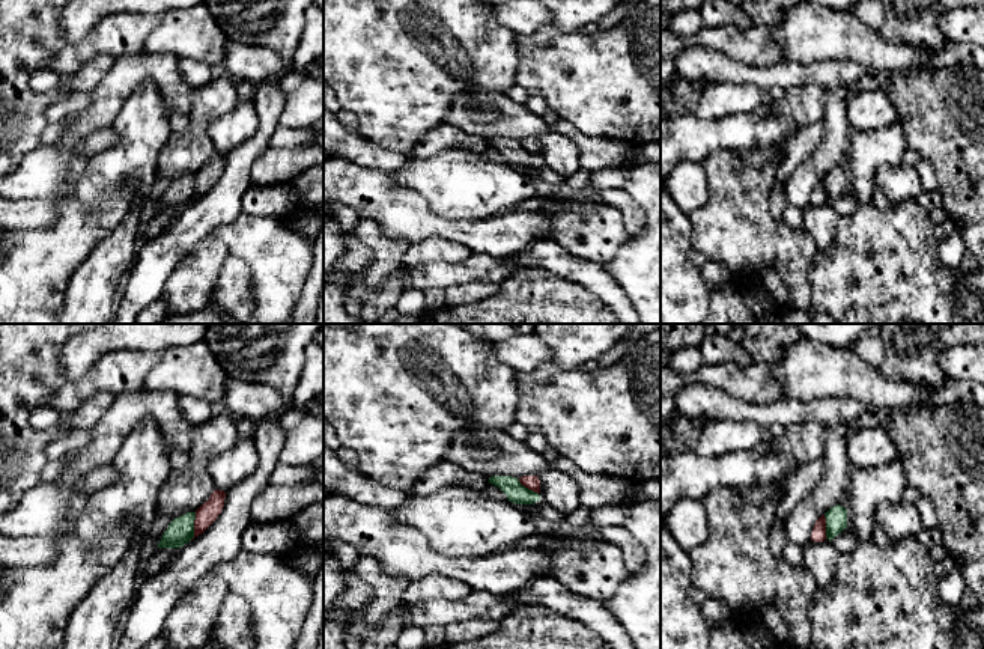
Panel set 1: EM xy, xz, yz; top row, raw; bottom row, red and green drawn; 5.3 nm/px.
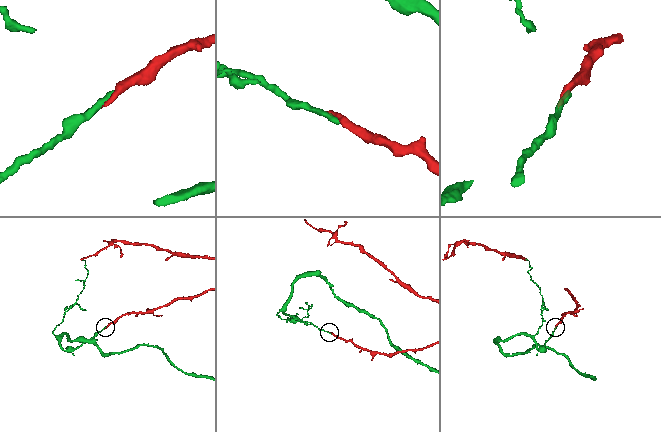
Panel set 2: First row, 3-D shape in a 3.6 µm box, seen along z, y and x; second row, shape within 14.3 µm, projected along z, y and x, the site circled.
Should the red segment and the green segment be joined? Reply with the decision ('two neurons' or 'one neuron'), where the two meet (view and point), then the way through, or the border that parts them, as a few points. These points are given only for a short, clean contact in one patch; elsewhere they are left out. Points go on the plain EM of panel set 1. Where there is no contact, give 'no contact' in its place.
two neurons; meets red in xy at (194, 188); border along xy (196, 175), (194, 198), (190, 202)

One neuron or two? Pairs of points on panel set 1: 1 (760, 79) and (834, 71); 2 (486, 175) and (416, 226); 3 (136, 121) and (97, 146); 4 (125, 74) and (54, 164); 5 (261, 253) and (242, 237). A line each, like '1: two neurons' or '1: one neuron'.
1: one neuron
2: two neurons
3: two neurons
4: two neurons
5: one neuron

